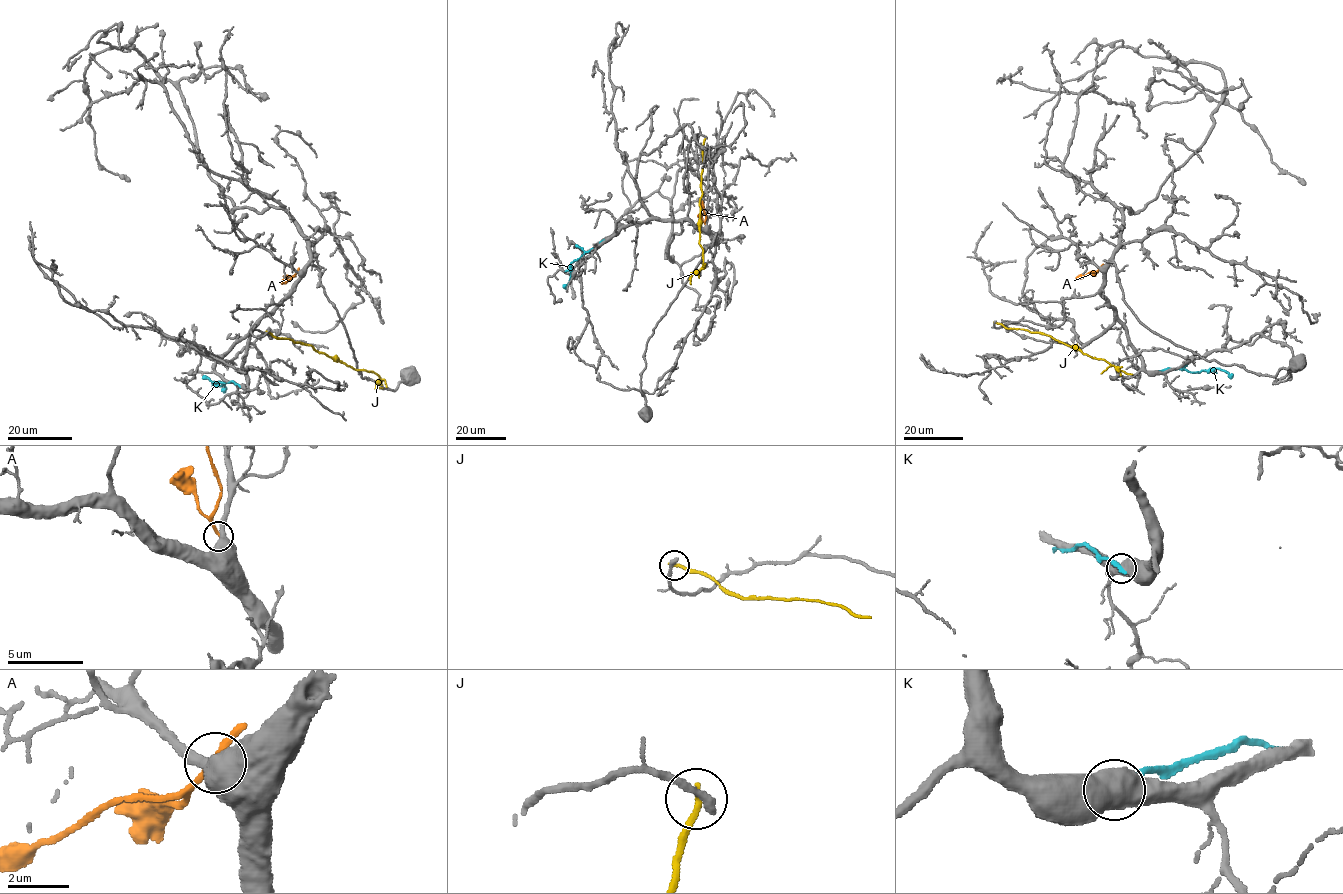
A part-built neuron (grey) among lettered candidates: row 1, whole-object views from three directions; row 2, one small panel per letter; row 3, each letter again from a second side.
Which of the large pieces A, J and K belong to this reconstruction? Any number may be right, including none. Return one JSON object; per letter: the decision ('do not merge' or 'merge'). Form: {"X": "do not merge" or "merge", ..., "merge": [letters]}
{"A": "do not merge", "J": "do not merge", "K": "do not merge", "merge": []}

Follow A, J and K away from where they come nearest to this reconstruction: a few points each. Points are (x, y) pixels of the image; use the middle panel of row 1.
A: (705, 225), (702, 201)
J: (705, 137), (699, 227), (703, 266), (692, 275), (690, 284)
K: (604, 240), (573, 260), (569, 283), (563, 286)

